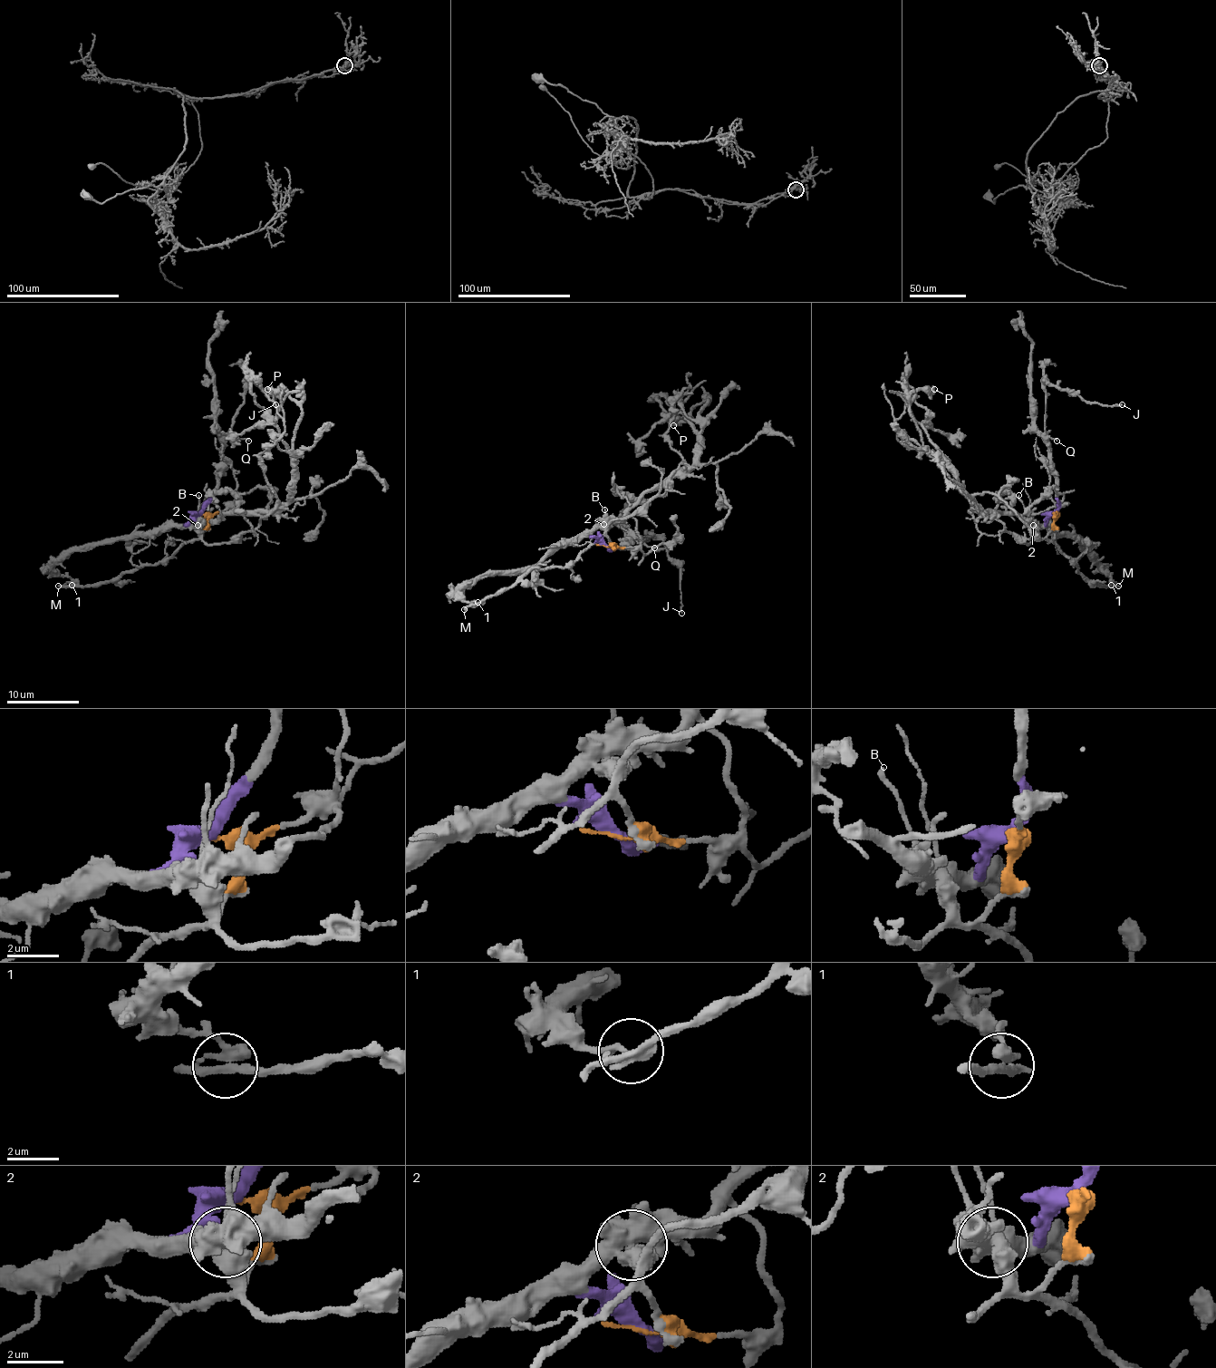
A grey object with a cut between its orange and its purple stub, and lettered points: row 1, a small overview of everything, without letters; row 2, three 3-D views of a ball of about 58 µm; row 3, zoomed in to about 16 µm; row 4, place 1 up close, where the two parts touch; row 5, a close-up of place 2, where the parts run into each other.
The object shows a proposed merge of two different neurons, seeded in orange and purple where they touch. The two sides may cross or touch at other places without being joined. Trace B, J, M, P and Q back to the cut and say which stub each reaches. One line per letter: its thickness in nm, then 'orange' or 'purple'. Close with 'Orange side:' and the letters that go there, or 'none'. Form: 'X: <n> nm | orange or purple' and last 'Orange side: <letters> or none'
B: 180 nm | purple
J: 200 nm | purple
M: 280 nm | orange
P: 400 nm | purple
Q: 190 nm | purple
Orange side: M

